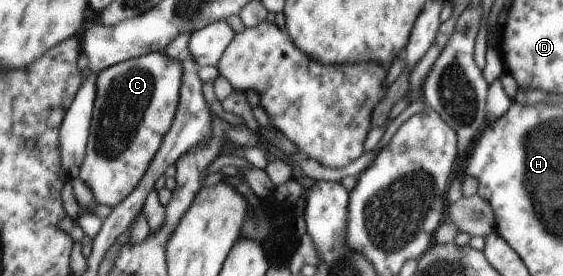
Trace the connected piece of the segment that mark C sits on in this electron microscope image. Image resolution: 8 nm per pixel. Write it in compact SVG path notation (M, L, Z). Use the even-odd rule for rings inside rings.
M151 52L125 60L100 73L88 150L84 164L80 166L80 178L94 192L98 204L110 208L117 207L136 190L137 184L144 178L145 172L164 142L164 136L172 127L180 99L181 79L180 61L168 60L163 52Z

